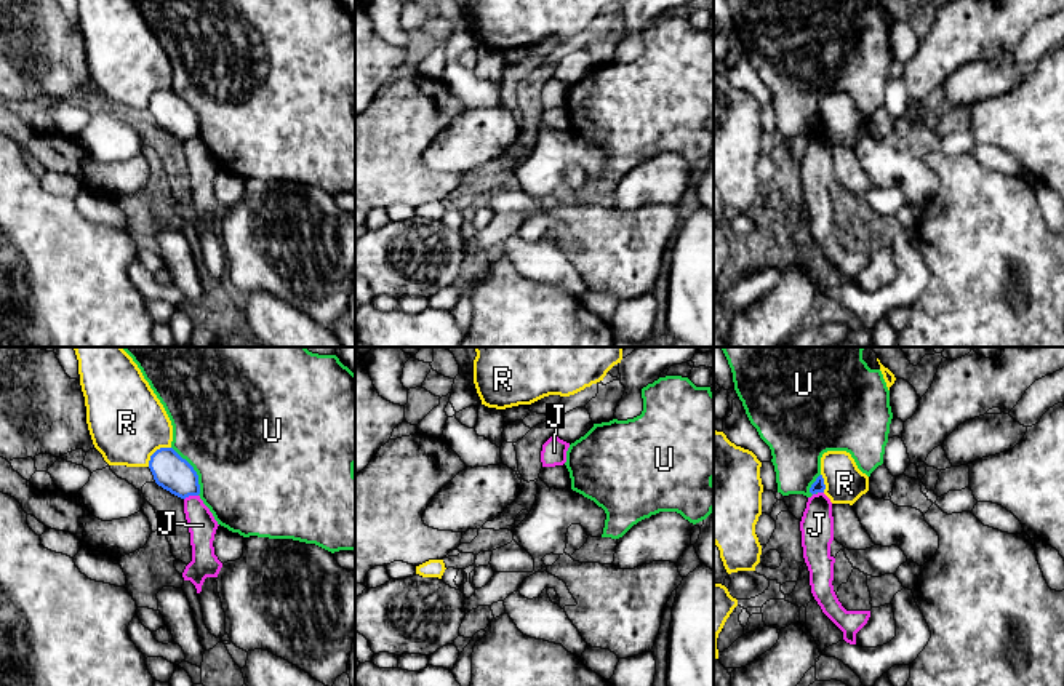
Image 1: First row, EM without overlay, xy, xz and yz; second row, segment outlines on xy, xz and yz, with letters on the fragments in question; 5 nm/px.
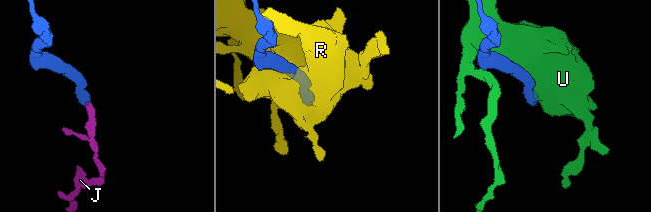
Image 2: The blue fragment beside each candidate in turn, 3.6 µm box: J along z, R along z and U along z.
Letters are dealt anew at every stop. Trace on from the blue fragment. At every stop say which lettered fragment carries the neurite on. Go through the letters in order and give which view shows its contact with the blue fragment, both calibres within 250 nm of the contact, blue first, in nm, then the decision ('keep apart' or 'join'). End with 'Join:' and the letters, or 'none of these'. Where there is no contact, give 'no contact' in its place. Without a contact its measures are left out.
J: xy | 180/140 nm | keep apart
R: xy | 180/380 nm | keep apart
U: xy | 180/500 nm | keep apart
Join: none of these

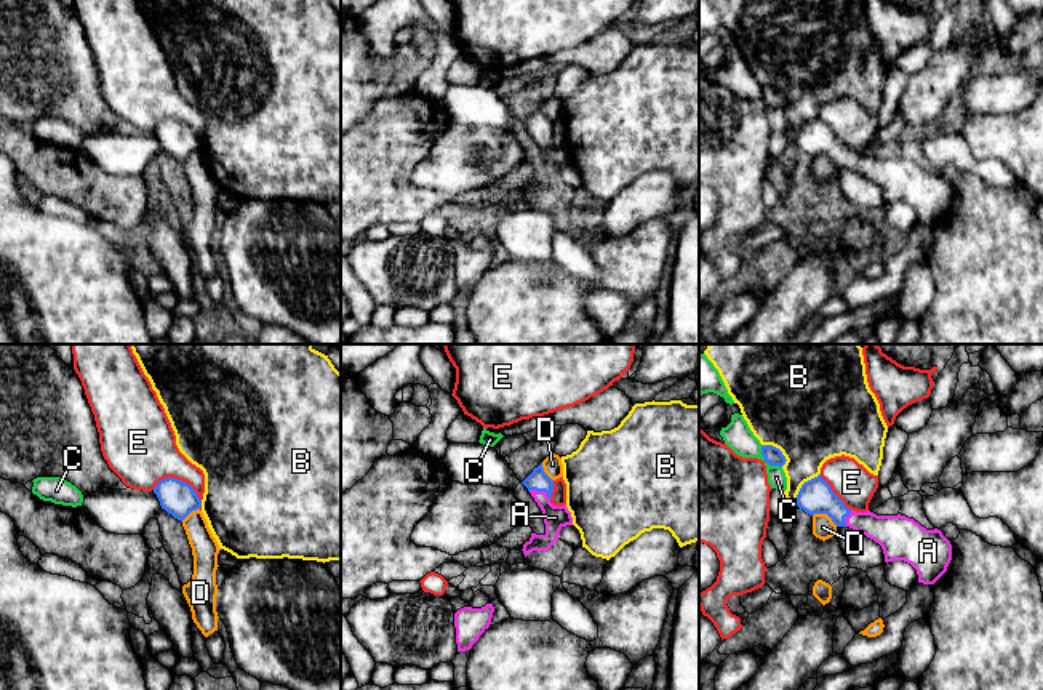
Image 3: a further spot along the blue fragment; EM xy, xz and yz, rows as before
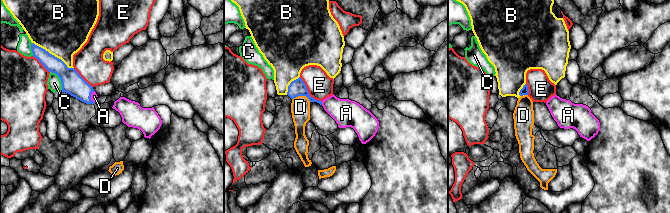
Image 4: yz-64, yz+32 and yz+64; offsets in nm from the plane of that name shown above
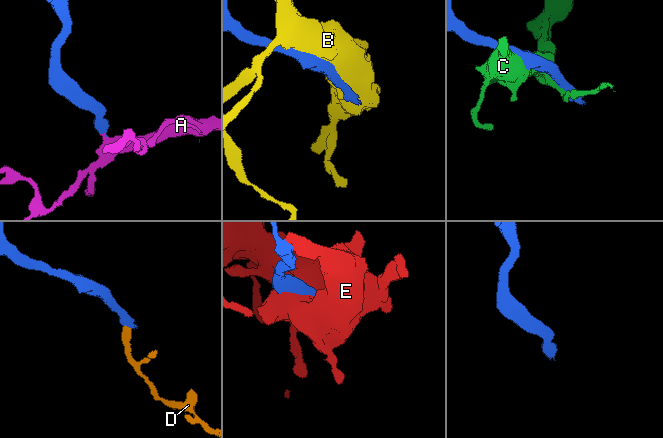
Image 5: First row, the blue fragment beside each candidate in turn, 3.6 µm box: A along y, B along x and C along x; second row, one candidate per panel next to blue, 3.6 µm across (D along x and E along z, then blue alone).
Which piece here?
A: xz | 100/120 nm | join
B: yz | 90/500 nm | keep apart
C: yz | 90/100 nm | keep apart
D: yz | 170/110 nm | keep apart
E: xy | 180/360 nm | keep apart
Join: A

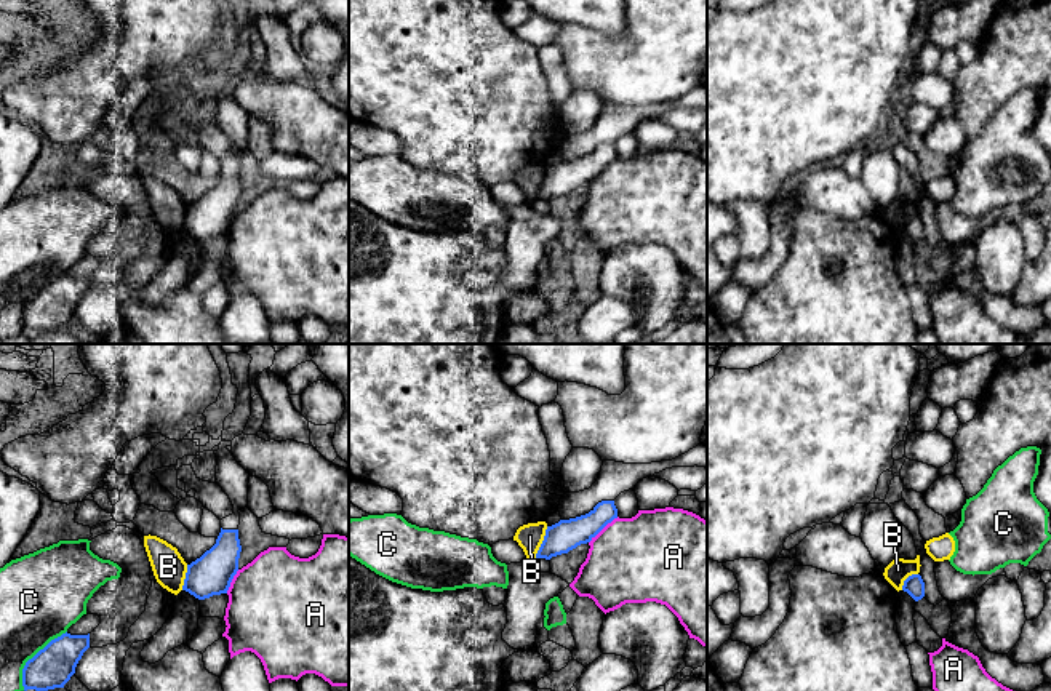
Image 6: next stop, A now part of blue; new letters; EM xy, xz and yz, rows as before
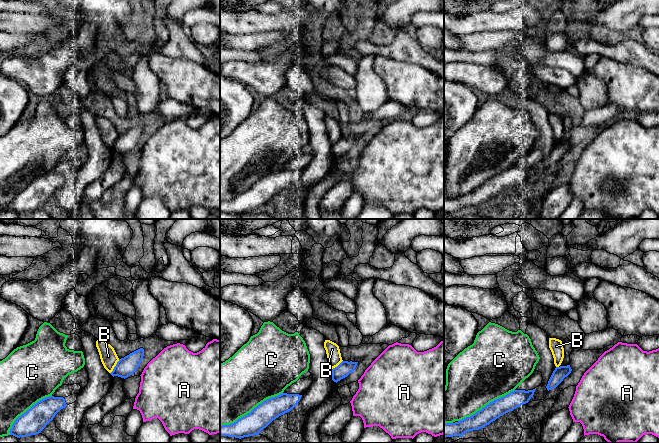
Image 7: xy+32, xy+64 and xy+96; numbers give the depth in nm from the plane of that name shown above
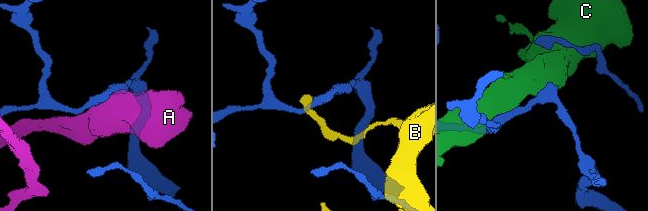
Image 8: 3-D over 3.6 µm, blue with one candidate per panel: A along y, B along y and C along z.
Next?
A: xz | 160/440 nm | keep apart
B: xz | 160/130 nm | keep apart
C: xy | 220/360 nm | keep apart
Join: none of these

